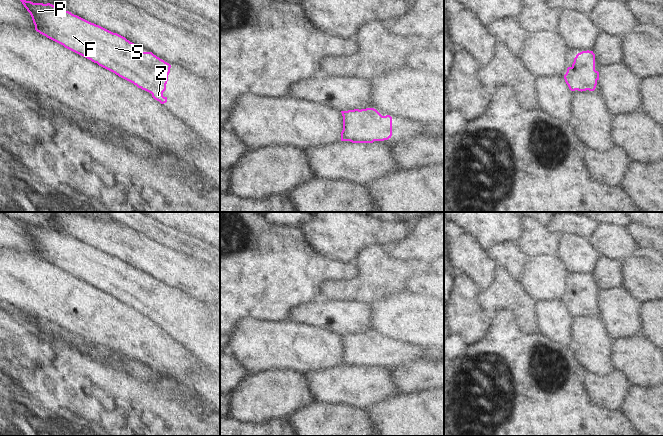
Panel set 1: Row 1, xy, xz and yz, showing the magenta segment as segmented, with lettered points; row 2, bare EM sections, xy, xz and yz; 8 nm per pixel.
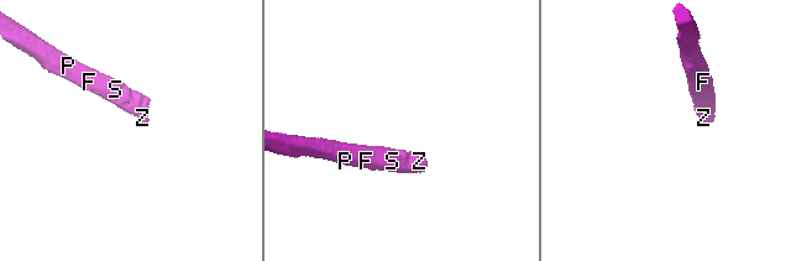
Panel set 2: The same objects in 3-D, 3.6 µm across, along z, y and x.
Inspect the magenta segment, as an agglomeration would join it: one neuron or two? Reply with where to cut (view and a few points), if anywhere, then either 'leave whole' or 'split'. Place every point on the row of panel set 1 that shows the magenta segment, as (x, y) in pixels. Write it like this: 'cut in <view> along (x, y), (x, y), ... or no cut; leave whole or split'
no cut; leave whole

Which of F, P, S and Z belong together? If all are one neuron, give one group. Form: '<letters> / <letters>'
F P S Z

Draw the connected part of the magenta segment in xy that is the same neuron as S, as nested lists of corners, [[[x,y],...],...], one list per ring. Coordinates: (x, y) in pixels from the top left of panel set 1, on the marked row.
[[[20,1],[30,13],[37,32],[97,63],[99,66],[133,83],[138,88],[151,93],[152,97],[161,104],[167,102],[167,97],[163,96],[163,92],[166,90],[170,73],[171,65],[169,63],[160,59],[152,52],[142,52],[139,47],[125,37],[91,23],[69,11],[58,9],[50,3]]]

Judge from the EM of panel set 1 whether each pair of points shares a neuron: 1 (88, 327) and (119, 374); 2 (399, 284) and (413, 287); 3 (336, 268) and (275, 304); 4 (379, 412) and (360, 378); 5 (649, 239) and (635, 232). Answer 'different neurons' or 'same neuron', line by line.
1: different neurons
2: same neuron
3: same neuron
4: different neurons
5: same neuron

